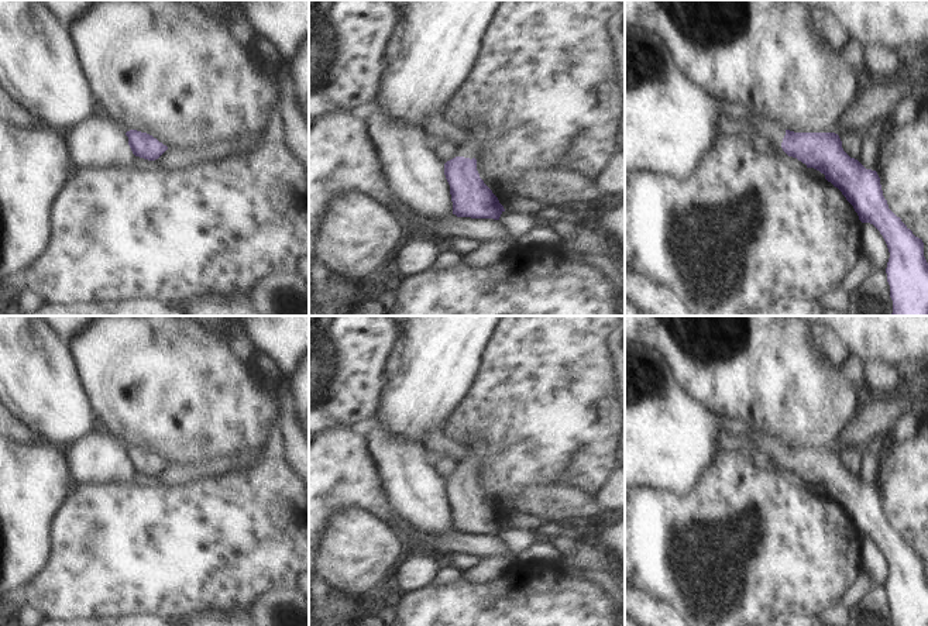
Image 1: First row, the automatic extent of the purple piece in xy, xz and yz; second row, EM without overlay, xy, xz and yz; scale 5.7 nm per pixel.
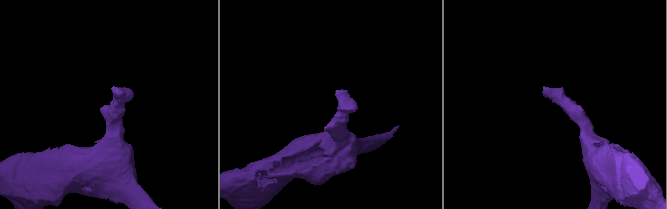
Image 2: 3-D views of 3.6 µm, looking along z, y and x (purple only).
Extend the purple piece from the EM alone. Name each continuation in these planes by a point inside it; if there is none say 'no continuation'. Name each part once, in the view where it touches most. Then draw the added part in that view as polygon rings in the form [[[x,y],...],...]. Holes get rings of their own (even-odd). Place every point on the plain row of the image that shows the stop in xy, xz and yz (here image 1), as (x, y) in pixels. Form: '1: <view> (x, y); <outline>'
1: xz (474, 457); [[[481,440],[474,444],[468,444],[464,460],[457,462],[457,472],[470,475],[477,474],[485,460],[484,447],[485,444]]]

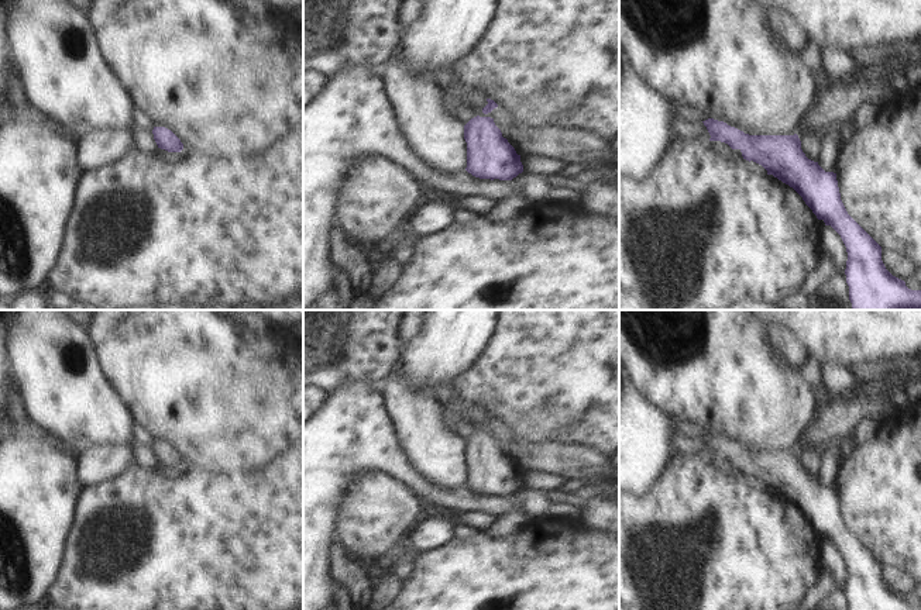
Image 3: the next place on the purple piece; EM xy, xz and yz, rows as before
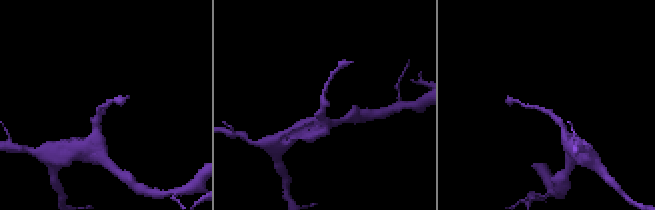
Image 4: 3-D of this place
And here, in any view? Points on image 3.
no continuation

